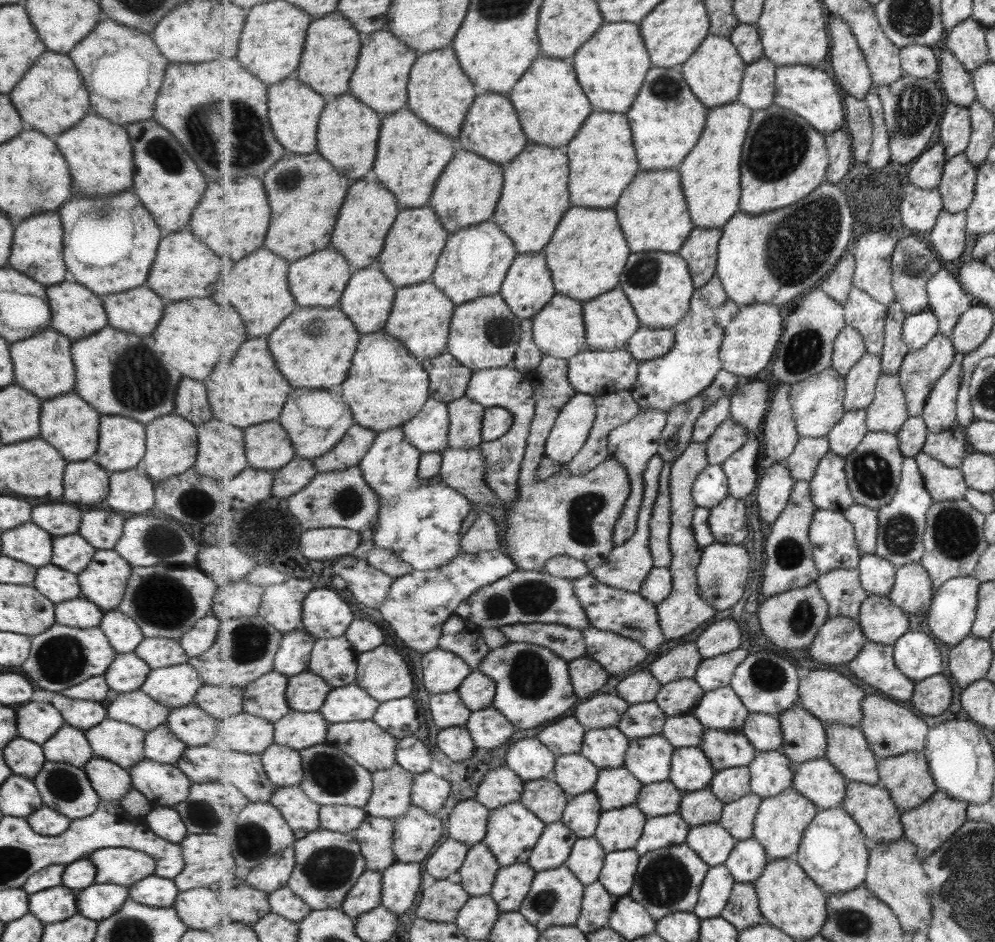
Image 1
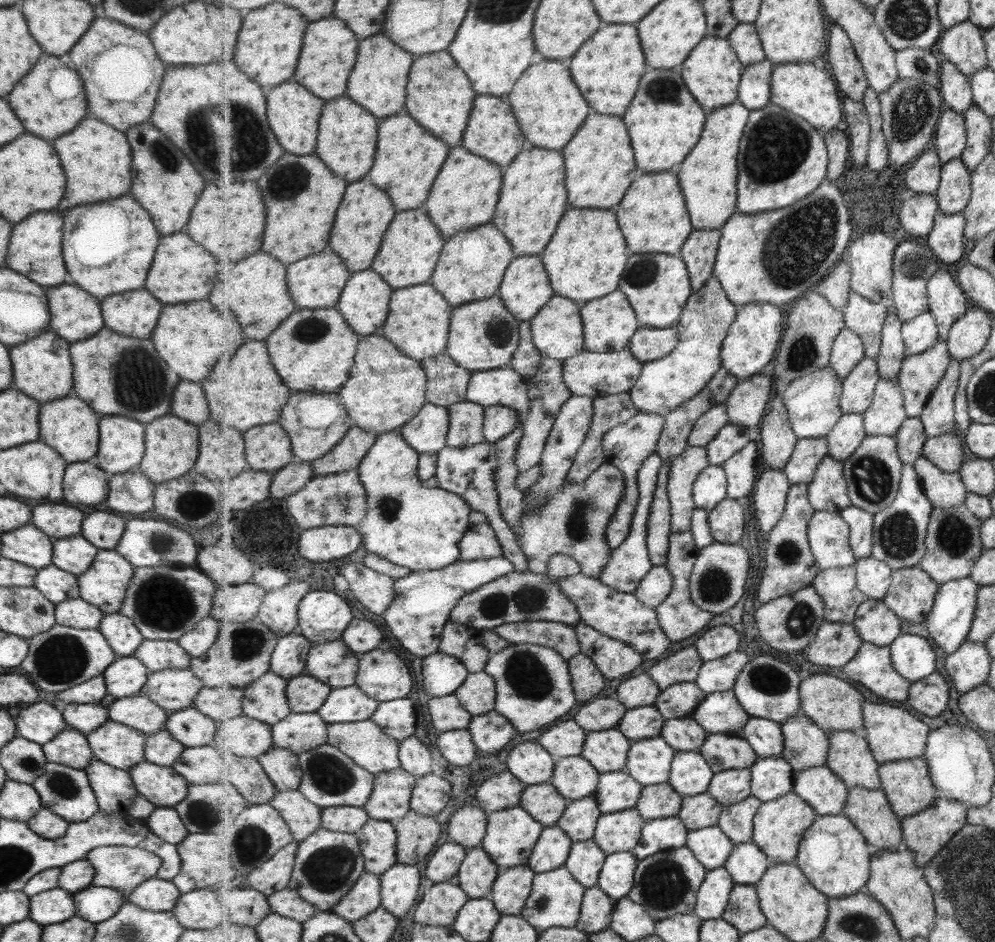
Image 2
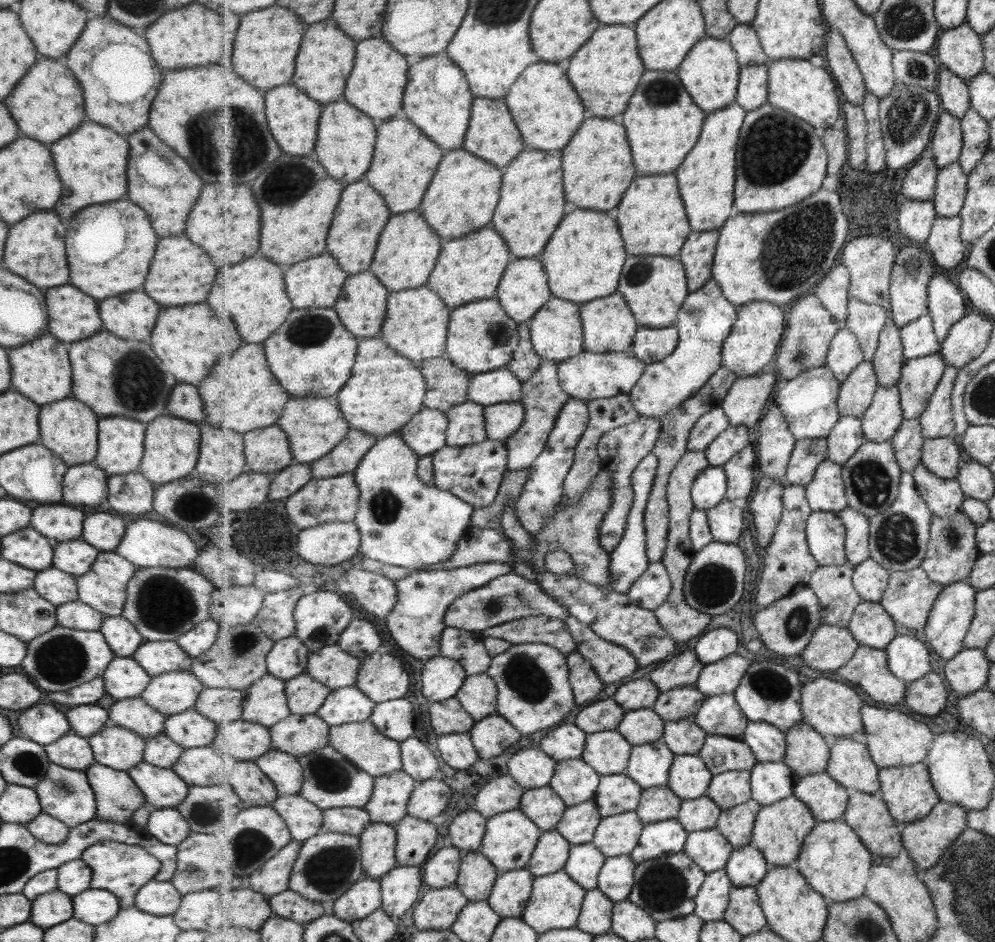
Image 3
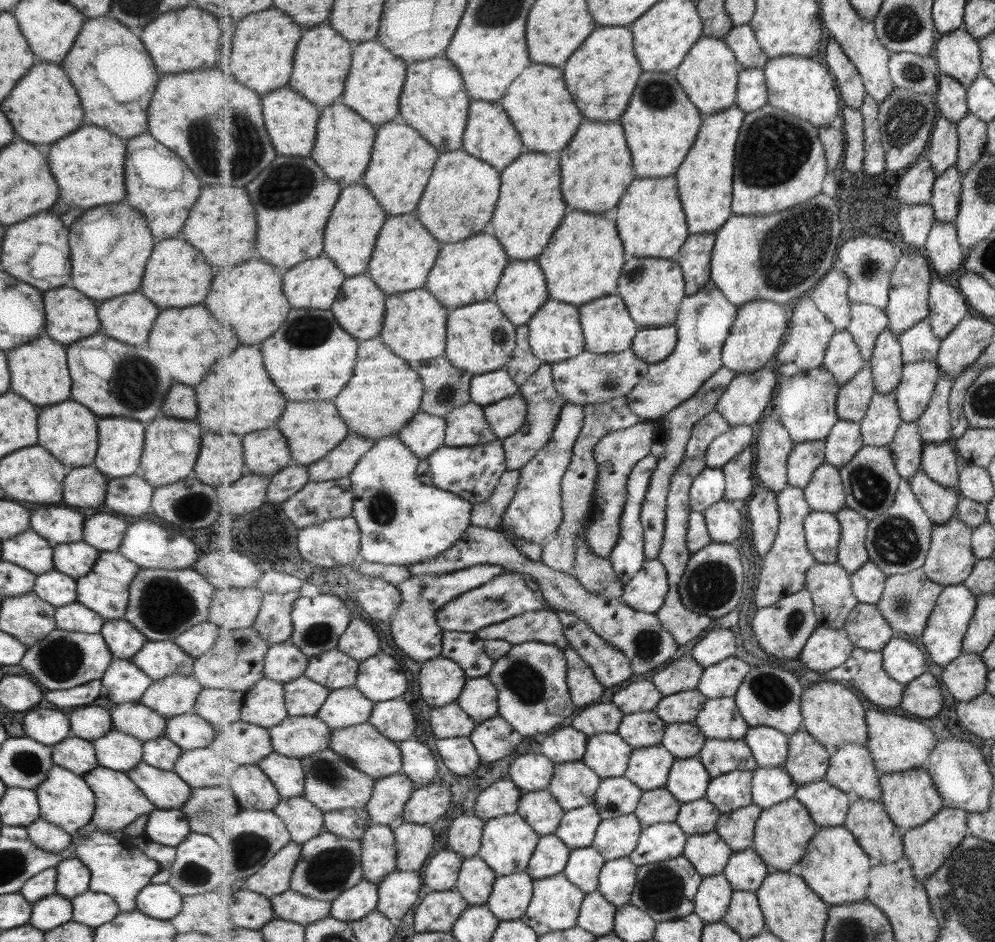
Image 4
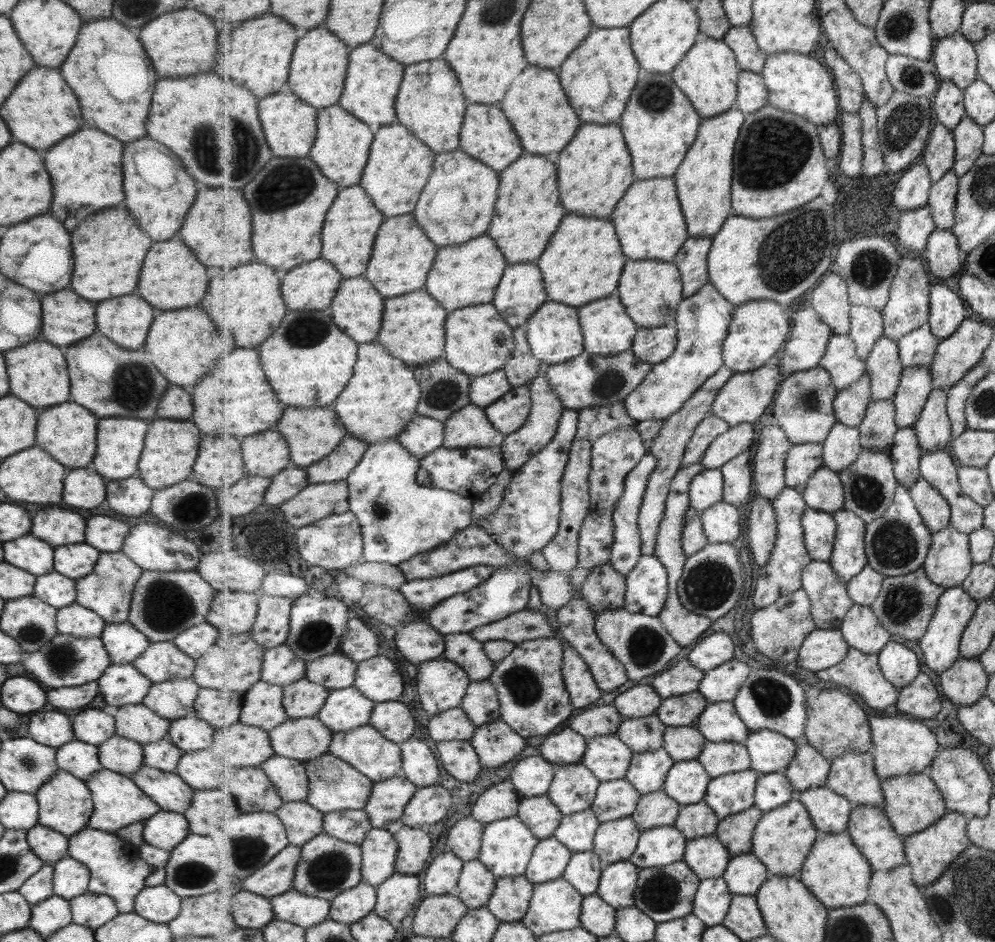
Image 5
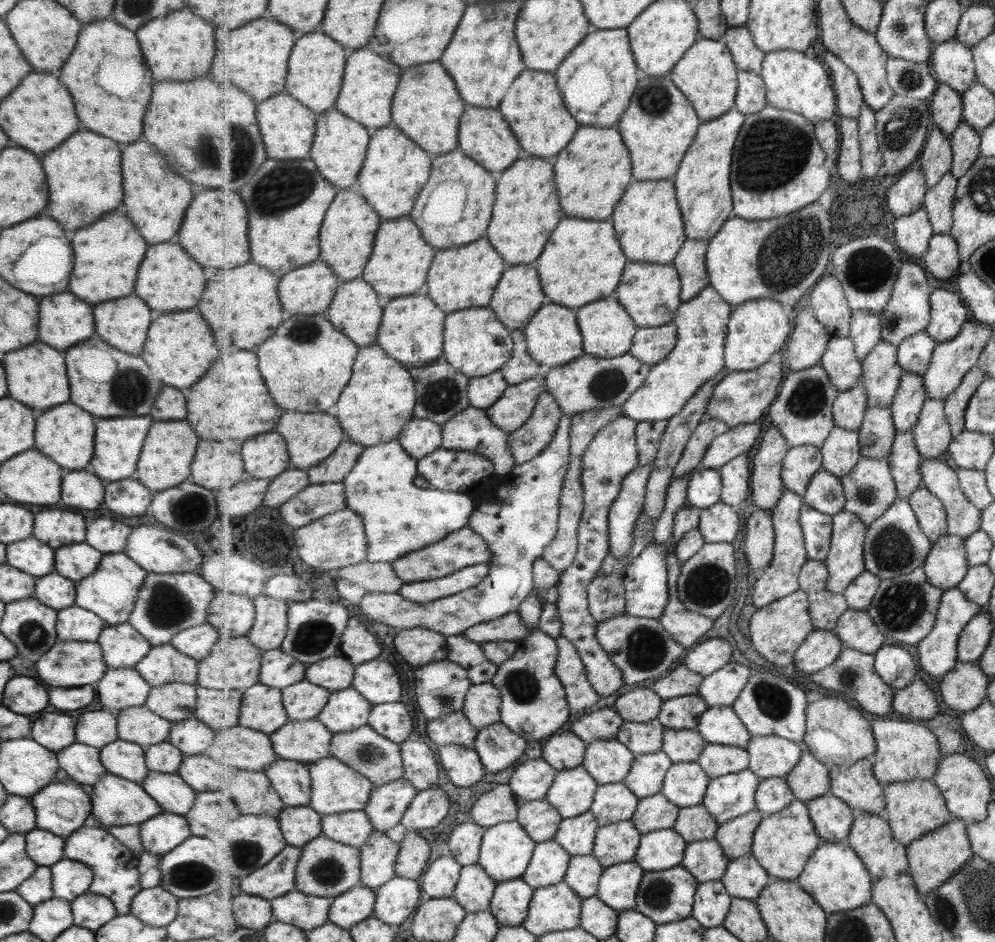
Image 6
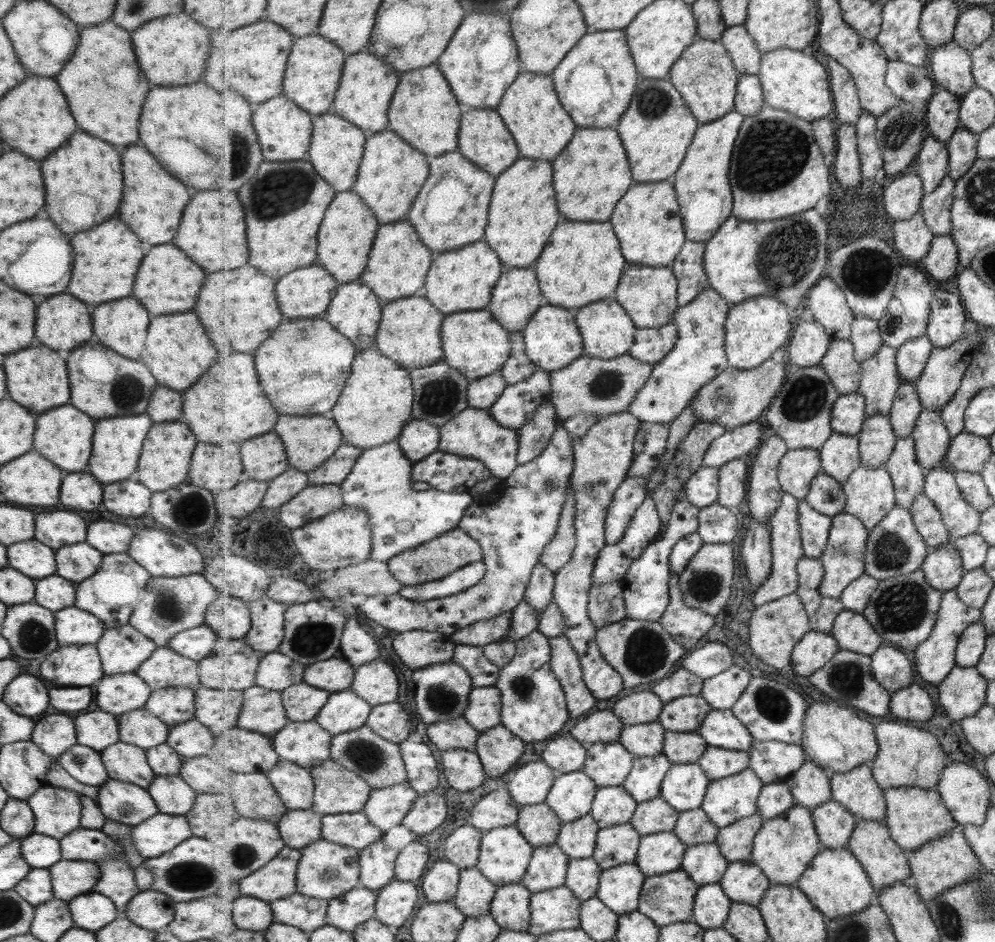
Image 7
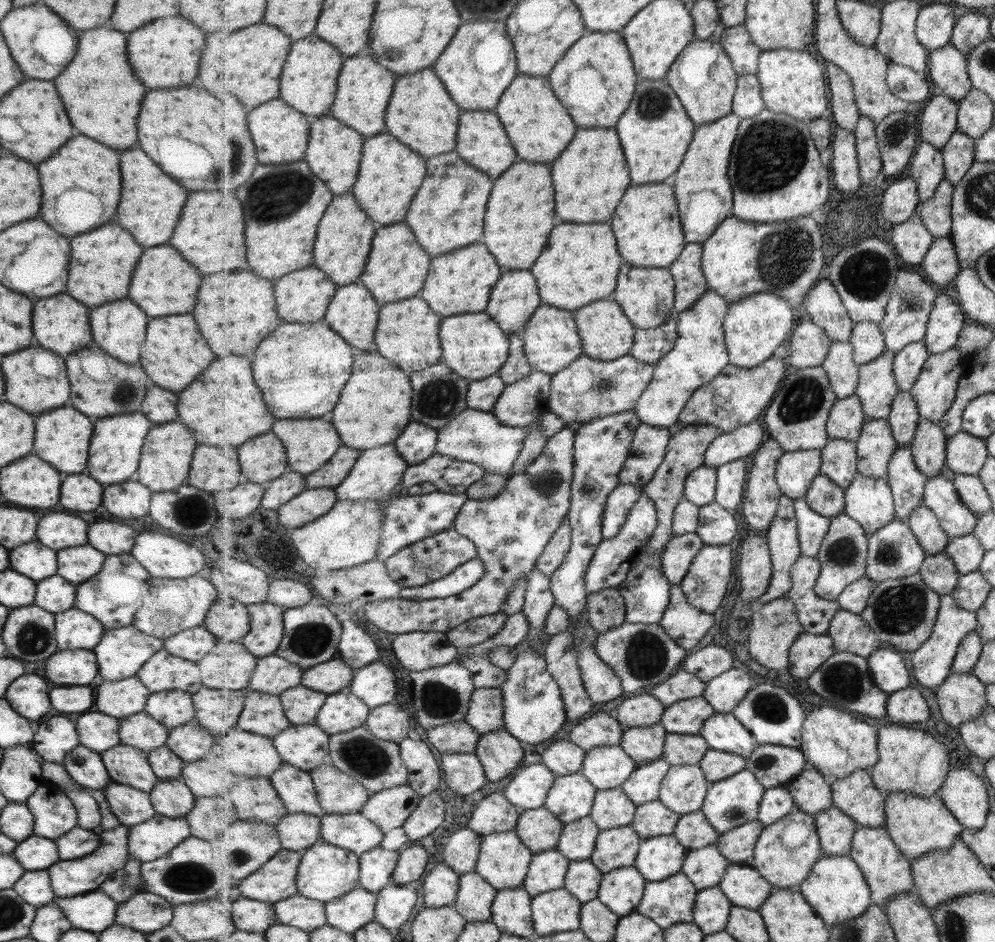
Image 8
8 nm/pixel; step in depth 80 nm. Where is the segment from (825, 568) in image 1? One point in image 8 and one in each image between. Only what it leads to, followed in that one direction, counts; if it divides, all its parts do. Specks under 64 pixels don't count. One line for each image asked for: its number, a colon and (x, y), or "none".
2: (829, 533)
3: (826, 532)
4: (823, 530)
5: (820, 527)
6: (817, 526)
7: (816, 526)
8: (812, 527)

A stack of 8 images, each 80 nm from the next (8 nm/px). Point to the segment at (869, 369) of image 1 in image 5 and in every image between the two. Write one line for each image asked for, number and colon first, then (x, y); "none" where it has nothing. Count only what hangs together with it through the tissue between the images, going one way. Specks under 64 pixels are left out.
2: (859, 387)
3: (858, 391)
4: (854, 400)
5: (850, 407)

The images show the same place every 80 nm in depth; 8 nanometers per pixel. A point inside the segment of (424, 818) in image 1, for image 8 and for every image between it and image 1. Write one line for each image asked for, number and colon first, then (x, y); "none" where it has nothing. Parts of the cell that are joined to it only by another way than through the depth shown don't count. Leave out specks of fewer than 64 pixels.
2: (417, 834)
3: (416, 837)
4: (415, 842)
5: (415, 846)
6: (413, 858)
7: (412, 861)
8: (412, 864)

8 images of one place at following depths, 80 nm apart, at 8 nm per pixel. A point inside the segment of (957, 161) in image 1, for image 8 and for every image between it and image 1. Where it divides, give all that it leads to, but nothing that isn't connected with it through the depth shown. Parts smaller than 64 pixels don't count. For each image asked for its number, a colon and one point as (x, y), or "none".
2: (954, 194)
3: (953, 182)
4: (946, 200)
5: (943, 203)
6: (940, 200)
7: (937, 207)
8: (936, 214)

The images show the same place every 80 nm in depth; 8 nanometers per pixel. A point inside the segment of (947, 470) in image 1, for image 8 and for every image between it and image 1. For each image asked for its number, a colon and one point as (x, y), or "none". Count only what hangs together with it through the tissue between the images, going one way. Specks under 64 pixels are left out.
2: (945, 489)
3: (945, 497)
4: (940, 502)
5: (936, 510)
6: (930, 510)
7: (928, 518)
8: (925, 523)

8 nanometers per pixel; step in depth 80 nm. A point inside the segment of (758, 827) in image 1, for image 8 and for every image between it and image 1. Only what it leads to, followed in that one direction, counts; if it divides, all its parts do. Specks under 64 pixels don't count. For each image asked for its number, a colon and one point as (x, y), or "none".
2: (779, 827)
3: (780, 830)
4: (783, 833)
5: (784, 838)
6: (784, 843)
7: (785, 846)
8: (785, 868)

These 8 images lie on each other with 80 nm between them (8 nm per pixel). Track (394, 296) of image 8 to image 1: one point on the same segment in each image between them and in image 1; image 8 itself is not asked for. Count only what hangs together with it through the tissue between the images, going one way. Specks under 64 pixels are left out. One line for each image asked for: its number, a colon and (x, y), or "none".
1: (415, 242)
2: (412, 245)
3: (408, 248)
4: (406, 251)
5: (403, 256)
6: (399, 266)
7: (399, 263)

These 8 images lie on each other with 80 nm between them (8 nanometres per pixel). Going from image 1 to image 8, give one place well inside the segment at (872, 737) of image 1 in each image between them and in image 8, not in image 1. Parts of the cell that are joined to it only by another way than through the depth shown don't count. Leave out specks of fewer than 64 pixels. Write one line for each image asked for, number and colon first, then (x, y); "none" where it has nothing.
2: (893, 733)
3: (895, 739)
4: (898, 744)
5: (901, 748)
6: (906, 751)
7: (908, 756)
8: (911, 761)

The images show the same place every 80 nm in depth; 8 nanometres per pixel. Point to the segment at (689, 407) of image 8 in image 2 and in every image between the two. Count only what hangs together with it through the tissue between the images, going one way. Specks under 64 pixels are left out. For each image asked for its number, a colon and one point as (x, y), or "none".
2: (746, 406)
3: (746, 402)
4: (744, 402)
5: (746, 396)
6: (741, 398)
7: (737, 397)

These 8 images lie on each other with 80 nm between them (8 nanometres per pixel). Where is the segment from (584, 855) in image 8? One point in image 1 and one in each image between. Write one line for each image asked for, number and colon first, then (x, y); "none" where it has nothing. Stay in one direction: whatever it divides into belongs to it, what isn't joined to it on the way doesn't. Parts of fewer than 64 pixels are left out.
1: (583, 813)
2: (580, 820)
3: (580, 822)
4: (579, 827)
5: (577, 831)
6: (578, 834)
7: (578, 839)

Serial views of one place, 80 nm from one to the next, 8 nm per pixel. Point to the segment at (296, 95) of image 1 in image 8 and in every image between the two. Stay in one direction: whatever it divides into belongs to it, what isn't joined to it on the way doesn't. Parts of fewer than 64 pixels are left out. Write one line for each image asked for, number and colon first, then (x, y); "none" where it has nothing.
2: (294, 111)
3: (294, 118)
4: (292, 121)
5: (291, 125)
6: (288, 126)
7: (285, 130)
8: (281, 133)

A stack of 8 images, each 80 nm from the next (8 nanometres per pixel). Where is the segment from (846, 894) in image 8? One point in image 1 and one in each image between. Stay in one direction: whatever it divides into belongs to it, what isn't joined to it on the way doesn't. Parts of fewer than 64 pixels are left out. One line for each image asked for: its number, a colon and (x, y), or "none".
1: (833, 851)
2: (834, 854)
3: (835, 860)
4: (836, 866)
5: (837, 872)
6: (836, 876)
7: (836, 882)

